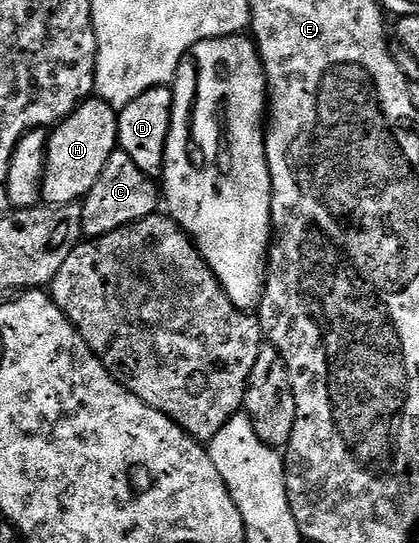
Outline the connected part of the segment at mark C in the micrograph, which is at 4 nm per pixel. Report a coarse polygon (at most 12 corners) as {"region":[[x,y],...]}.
{"region":[[119,149],[81,204],[101,239],[155,214],[160,187]]}

